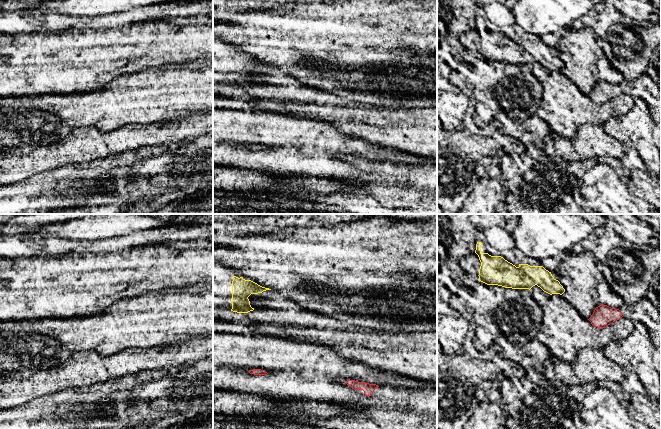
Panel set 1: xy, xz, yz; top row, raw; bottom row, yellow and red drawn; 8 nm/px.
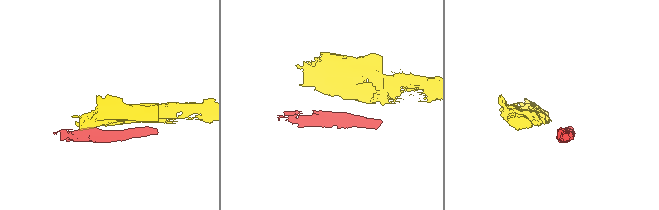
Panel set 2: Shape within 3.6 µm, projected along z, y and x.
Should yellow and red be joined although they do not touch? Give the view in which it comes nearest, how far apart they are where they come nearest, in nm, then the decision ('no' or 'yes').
view yz; gap 280 nm; no

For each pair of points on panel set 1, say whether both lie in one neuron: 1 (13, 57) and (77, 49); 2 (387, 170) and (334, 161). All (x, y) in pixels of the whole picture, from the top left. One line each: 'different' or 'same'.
1: same
2: different

